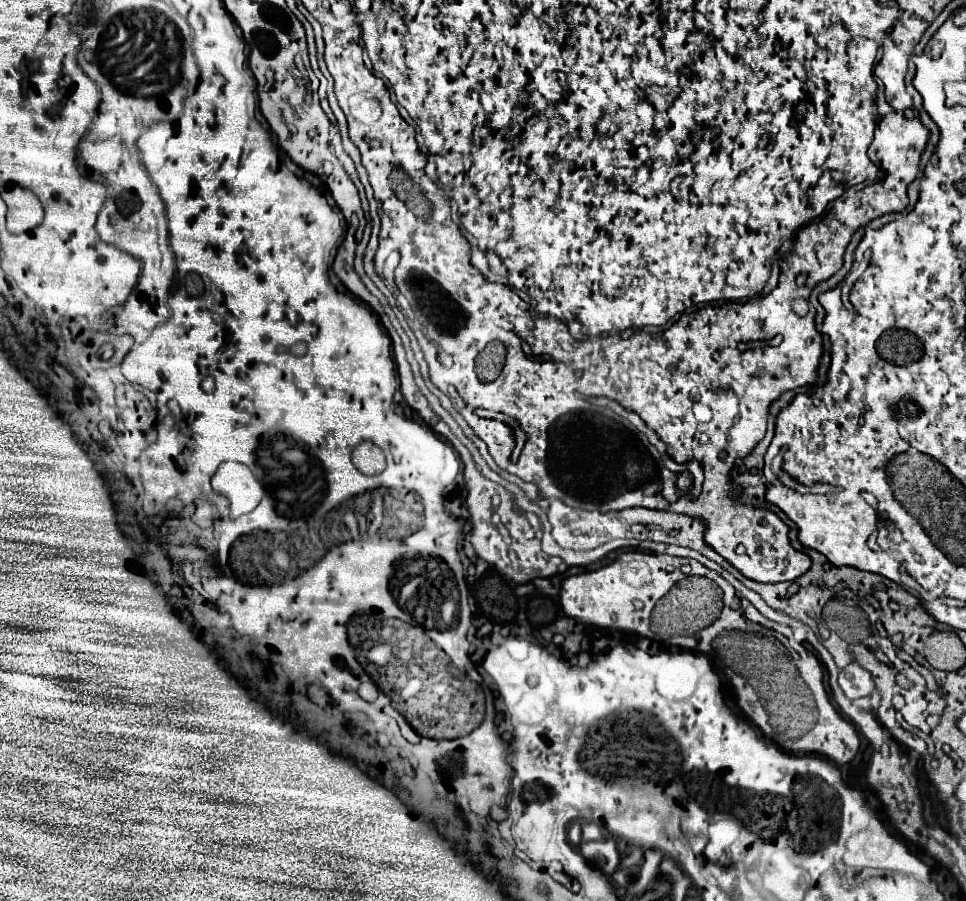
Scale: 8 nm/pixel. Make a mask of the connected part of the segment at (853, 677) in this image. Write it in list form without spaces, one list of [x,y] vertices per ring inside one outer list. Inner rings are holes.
[[[855,662],[839,672],[839,686],[849,700],[869,696],[875,690],[871,674],[867,670],[863,670],[861,666],[857,666]]]

